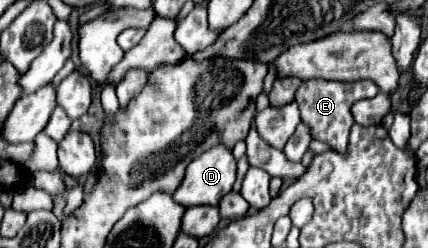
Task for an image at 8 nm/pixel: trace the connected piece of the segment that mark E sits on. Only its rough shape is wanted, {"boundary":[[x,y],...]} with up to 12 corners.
{"boundary":[[303,81],[295,93],[311,137],[345,153],[355,101],[373,81]]}

